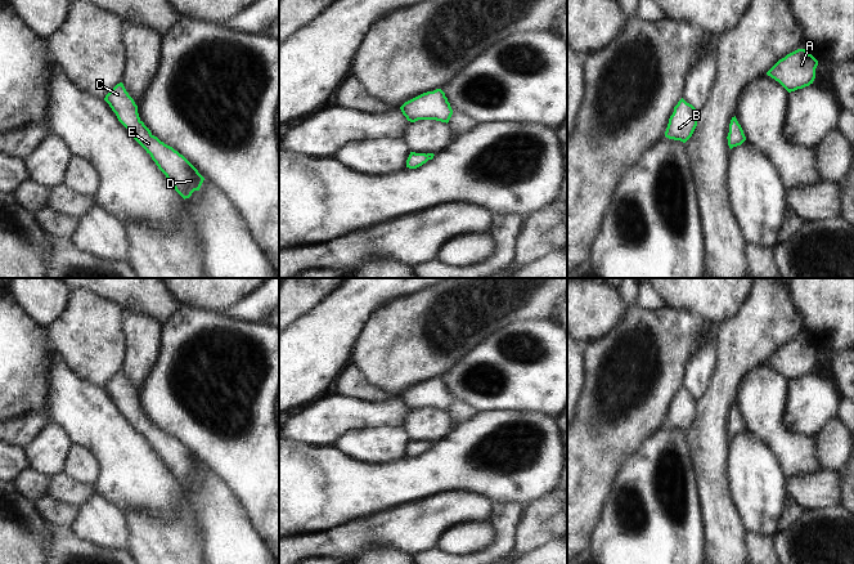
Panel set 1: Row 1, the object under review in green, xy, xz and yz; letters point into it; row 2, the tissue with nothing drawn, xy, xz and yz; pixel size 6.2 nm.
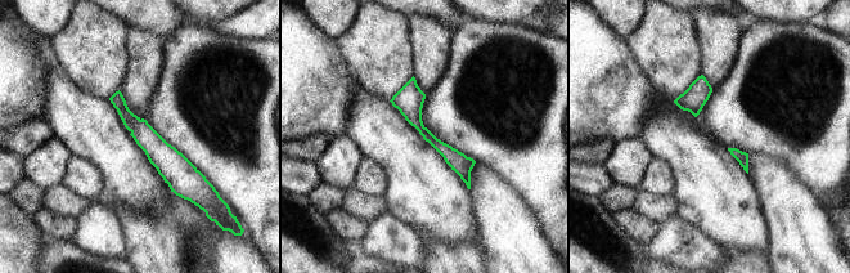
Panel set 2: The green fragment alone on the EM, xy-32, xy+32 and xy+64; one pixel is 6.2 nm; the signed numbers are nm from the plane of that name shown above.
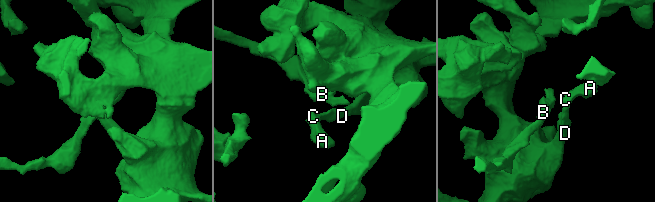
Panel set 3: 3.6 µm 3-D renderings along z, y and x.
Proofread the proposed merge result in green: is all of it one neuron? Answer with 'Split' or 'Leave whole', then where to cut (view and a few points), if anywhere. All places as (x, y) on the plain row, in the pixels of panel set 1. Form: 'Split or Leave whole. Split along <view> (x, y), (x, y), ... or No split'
Leave whole. No split.

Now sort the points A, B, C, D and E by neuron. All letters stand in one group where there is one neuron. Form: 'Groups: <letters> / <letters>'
Groups: A B C D E.

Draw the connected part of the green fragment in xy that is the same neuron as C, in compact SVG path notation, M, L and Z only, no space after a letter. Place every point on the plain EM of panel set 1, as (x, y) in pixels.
M122 371L117 372L104 389L184 488L189 487L194 479L199 479L204 466L183 443L150 421L140 408L138 394Z

